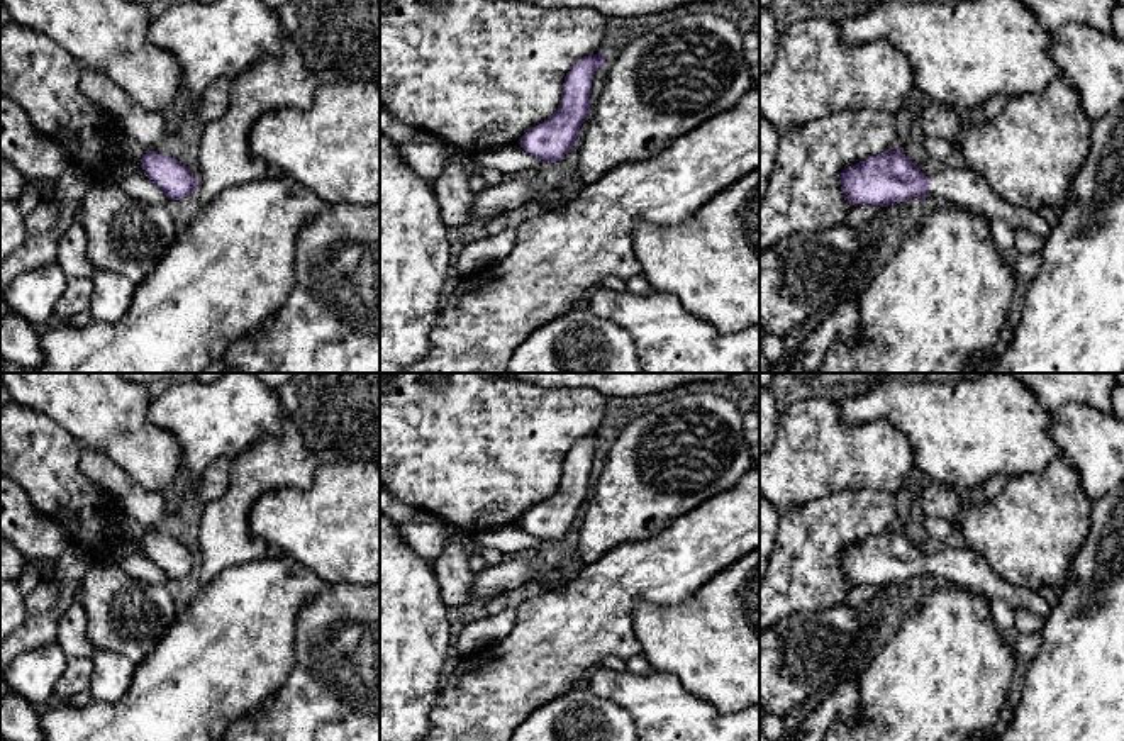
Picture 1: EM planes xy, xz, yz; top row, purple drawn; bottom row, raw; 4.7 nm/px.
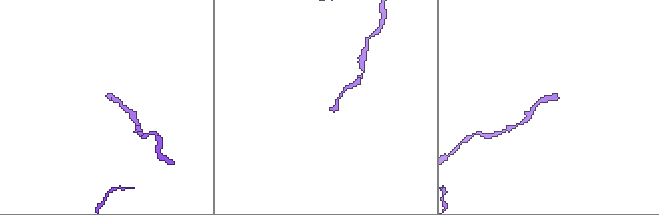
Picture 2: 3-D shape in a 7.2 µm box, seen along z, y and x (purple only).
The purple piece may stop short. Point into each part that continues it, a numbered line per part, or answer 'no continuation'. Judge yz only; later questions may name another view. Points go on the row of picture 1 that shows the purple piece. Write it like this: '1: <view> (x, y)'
1: yz (963, 187)

